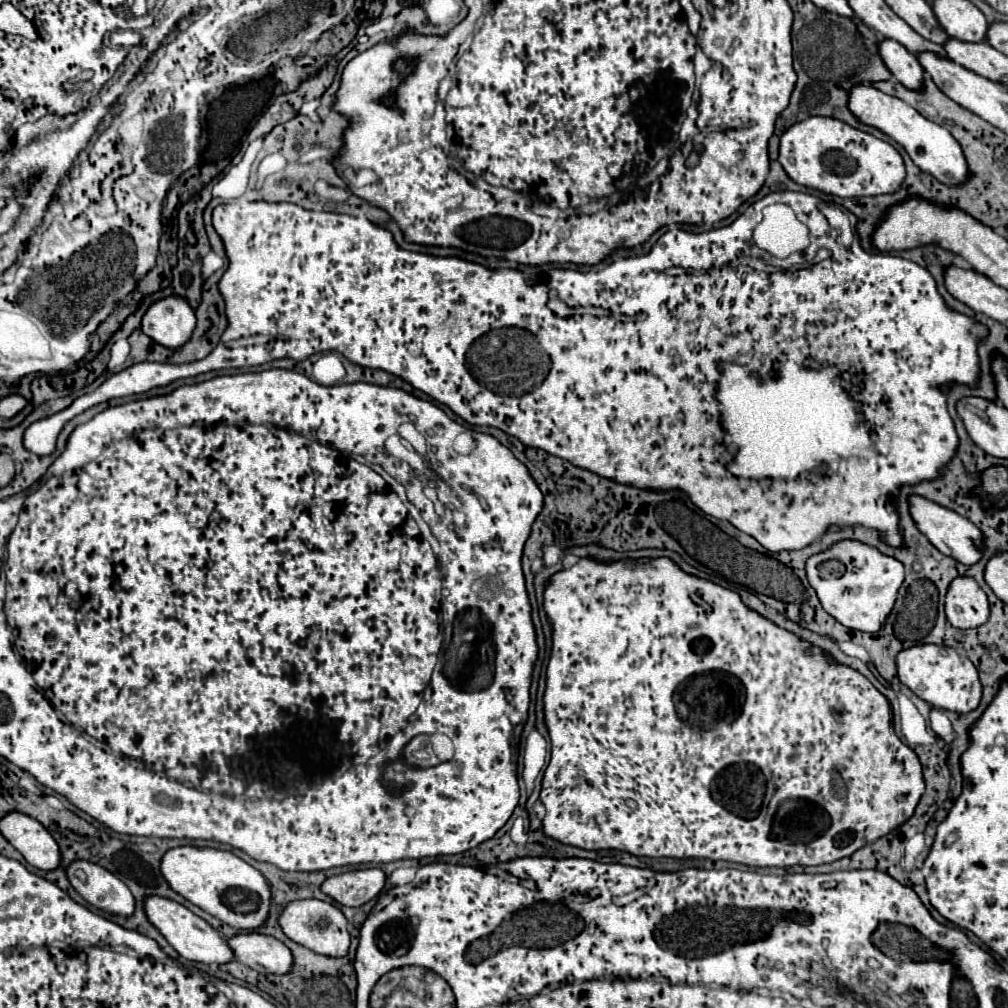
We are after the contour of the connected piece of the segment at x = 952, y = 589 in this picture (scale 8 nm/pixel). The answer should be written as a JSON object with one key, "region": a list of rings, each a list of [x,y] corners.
{"region":[[[959,577],[949,585],[945,599],[947,621],[957,629],[973,629],[989,619],[989,601],[971,577]]]}

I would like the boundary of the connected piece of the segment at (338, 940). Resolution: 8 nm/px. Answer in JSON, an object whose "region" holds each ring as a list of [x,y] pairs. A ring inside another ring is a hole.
{"region":[[[319,899],[291,901],[285,907],[283,915],[279,917],[279,925],[281,925],[283,933],[291,941],[295,941],[295,943],[299,943],[299,945],[319,953],[319,955],[325,955],[325,957],[345,957],[349,953],[351,935],[347,931],[347,919],[341,913],[341,909],[331,905],[331,903],[325,903],[325,901],[319,901]]]}

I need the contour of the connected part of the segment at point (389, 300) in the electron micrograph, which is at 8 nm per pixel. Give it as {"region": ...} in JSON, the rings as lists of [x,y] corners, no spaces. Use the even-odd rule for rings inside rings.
{"region":[[[781,191],[781,193],[769,193],[769,195],[765,195],[763,199],[755,201],[753,205],[749,205],[749,207],[747,207],[747,211],[745,211],[741,217],[737,217],[737,219],[735,219],[731,225],[721,227],[721,229],[713,229],[713,231],[707,231],[707,233],[687,233],[687,231],[683,231],[683,229],[679,229],[679,227],[673,227],[673,229],[669,229],[667,233],[663,233],[663,235],[657,239],[657,243],[651,247],[651,251],[649,251],[647,255],[641,255],[641,257],[629,257],[629,259],[619,259],[619,261],[613,261],[611,265],[607,265],[607,267],[603,267],[603,269],[599,269],[599,271],[553,269],[553,271],[551,271],[549,275],[545,275],[545,277],[539,277],[539,275],[533,275],[533,273],[523,273],[523,271],[519,271],[519,269],[491,269],[491,267],[483,267],[483,265],[479,265],[479,263],[465,261],[465,259],[459,259],[459,257],[435,257],[435,255],[427,255],[427,253],[407,251],[407,249],[401,249],[401,247],[395,243],[393,233],[391,233],[389,229],[385,229],[385,227],[381,227],[381,225],[375,225],[375,223],[367,221],[365,217],[351,217],[351,215],[339,215],[339,213],[313,213],[313,211],[301,209],[299,205],[293,205],[293,203],[265,203],[265,201],[259,201],[259,203],[249,203],[249,201],[241,201],[241,203],[227,203],[227,205],[219,205],[219,207],[215,207],[215,211],[213,211],[213,227],[215,227],[215,231],[221,235],[221,239],[223,239],[223,243],[225,243],[227,257],[229,257],[229,267],[227,267],[227,271],[223,273],[223,276],[218,283],[219,291],[222,296],[225,297],[225,313],[227,313],[227,317],[229,317],[229,329],[227,329],[227,331],[221,335],[221,341],[219,341],[217,349],[213,349],[213,353],[209,353],[209,357],[205,357],[205,359],[201,359],[201,361],[193,361],[193,363],[189,363],[189,365],[169,365],[169,363],[149,363],[149,361],[143,361],[143,363],[137,363],[137,365],[131,365],[131,367],[123,369],[121,373],[117,373],[117,375],[109,377],[109,379],[107,379],[107,381],[105,381],[101,387],[97,387],[93,393],[81,395],[79,399],[75,399],[75,401],[73,401],[73,403],[71,403],[67,409],[63,409],[63,411],[55,413],[53,417],[47,417],[47,419],[35,421],[35,423],[33,423],[33,425],[31,425],[31,427],[25,431],[25,447],[27,447],[31,453],[35,453],[35,455],[51,455],[51,453],[55,451],[57,437],[59,437],[61,429],[65,427],[65,423],[67,423],[69,419],[73,419],[75,415],[79,415],[79,413],[87,411],[89,407],[99,405],[99,403],[103,403],[103,401],[117,399],[117,397],[129,397],[129,395],[143,395],[143,393],[151,391],[151,389],[157,389],[157,387],[167,387],[169,383],[173,383],[173,381],[177,381],[177,379],[195,377],[195,375],[201,375],[201,373],[207,373],[207,371],[215,371],[215,369],[239,369],[239,367],[255,367],[255,365],[267,363],[267,361],[271,361],[271,359],[283,359],[283,357],[291,357],[291,359],[295,359],[295,361],[303,361],[303,359],[307,359],[307,357],[311,357],[311,355],[315,355],[315,353],[323,353],[323,351],[337,351],[337,353],[341,353],[343,357],[347,357],[347,359],[349,359],[351,363],[355,363],[355,365],[361,365],[361,367],[371,367],[371,369],[383,369],[383,371],[389,371],[389,373],[393,373],[393,375],[397,375],[397,377],[405,379],[407,383],[411,383],[415,389],[419,389],[419,391],[427,393],[427,395],[429,395],[431,399],[435,399],[437,403],[447,405],[447,407],[449,407],[453,413],[457,413],[461,419],[465,419],[465,421],[467,421],[467,423],[471,423],[471,425],[489,425],[489,427],[497,427],[497,429],[505,431],[507,435],[517,437],[517,439],[519,439],[523,445],[527,445],[527,447],[533,447],[533,449],[543,449],[543,451],[547,451],[547,453],[551,453],[551,455],[555,455],[555,457],[561,457],[561,459],[565,459],[565,461],[573,463],[575,467],[587,469],[587,471],[591,471],[591,473],[595,473],[595,475],[599,475],[599,477],[605,477],[605,479],[611,479],[611,481],[615,481],[615,483],[623,483],[623,485],[633,485],[633,487],[639,487],[639,489],[645,489],[645,491],[673,491],[673,489],[681,489],[683,493],[687,493],[687,497],[693,501],[693,505],[695,505],[695,507],[699,507],[703,513],[707,513],[707,515],[715,517],[715,519],[729,521],[729,523],[731,523],[733,527],[737,527],[739,531],[743,531],[743,533],[747,533],[747,535],[755,537],[755,539],[757,539],[757,541],[759,541],[759,543],[761,543],[761,545],[763,545],[767,551],[771,551],[771,553],[779,553],[779,551],[797,551],[797,549],[803,549],[803,547],[807,547],[807,545],[815,543],[817,539],[821,539],[821,537],[827,533],[827,529],[829,529],[831,525],[837,525],[839,529],[847,529],[847,527],[855,527],[855,525],[863,525],[863,527],[869,527],[869,529],[877,529],[877,531],[879,531],[879,535],[881,535],[881,541],[883,541],[885,545],[889,545],[889,547],[903,547],[903,531],[901,531],[901,527],[899,527],[899,513],[897,513],[897,505],[895,505],[895,501],[893,501],[893,493],[899,493],[899,491],[901,491],[901,487],[905,487],[905,485],[917,485],[917,483],[921,483],[921,481],[935,481],[935,479],[939,479],[939,477],[941,477],[941,469],[943,469],[945,465],[949,465],[949,463],[951,463],[951,459],[957,455],[957,447],[959,447],[959,435],[957,435],[955,425],[953,425],[953,419],[951,419],[951,415],[949,415],[949,411],[947,411],[947,393],[945,393],[945,385],[953,383],[953,385],[977,387],[977,381],[979,381],[979,377],[981,377],[981,367],[979,367],[979,365],[981,365],[981,359],[979,359],[979,355],[977,355],[977,347],[979,347],[979,343],[981,343],[981,341],[983,341],[983,339],[989,335],[989,329],[987,329],[985,325],[981,325],[981,323],[979,323],[979,321],[975,321],[973,317],[967,317],[967,315],[957,313],[957,311],[953,311],[953,309],[949,309],[949,311],[947,311],[947,315],[945,315],[943,319],[923,319],[923,307],[913,307],[913,305],[925,305],[925,301],[943,301],[943,297],[941,297],[941,295],[939,295],[939,291],[937,291],[937,283],[935,283],[933,275],[931,275],[931,273],[929,273],[925,267],[921,267],[921,265],[917,265],[917,263],[913,263],[913,261],[907,261],[907,259],[903,259],[903,257],[895,257],[895,255],[887,255],[887,253],[867,253],[867,251],[865,251],[865,249],[859,245],[859,239],[855,239],[855,241],[853,241],[853,245],[851,245],[849,249],[847,249],[847,247],[843,247],[843,245],[839,245],[839,243],[837,243],[837,235],[839,235],[839,233],[837,233],[837,229],[831,229],[831,227],[829,227],[827,217],[825,217],[825,215],[819,211],[819,207],[817,207],[817,197],[815,197],[815,195],[809,195],[809,193],[795,193],[795,191]],[[771,203],[785,203],[785,205],[789,205],[789,207],[791,207],[791,209],[797,213],[797,217],[801,217],[801,221],[805,221],[805,225],[807,225],[807,229],[809,229],[809,239],[811,239],[811,245],[809,245],[809,249],[805,249],[805,253],[795,253],[793,257],[787,257],[785,261],[777,261],[777,257],[769,257],[767,253],[761,253],[761,249],[753,249],[753,239],[751,239],[751,235],[753,235],[753,225],[757,225],[757,221],[761,221],[761,209],[763,209],[765,205],[771,205]],[[551,291],[557,291],[557,295],[571,295],[571,309],[573,309],[573,313],[571,313],[571,315],[567,315],[567,317],[559,317],[555,311],[551,311],[551,309],[549,309],[549,293],[551,293]],[[743,365],[745,365],[745,367],[749,367],[749,369],[757,369],[757,367],[759,367],[759,369],[767,369],[767,367],[771,367],[771,365],[773,365],[773,371],[771,371],[771,373],[757,373],[757,371],[749,371],[749,369],[745,369]],[[805,365],[823,367],[823,369],[811,369],[811,367],[805,367]],[[825,365],[837,365],[837,367],[843,371],[843,377],[845,377],[845,387],[849,387],[849,389],[853,389],[853,387],[851,387],[851,383],[855,385],[855,381],[857,381],[855,373],[865,373],[865,383],[861,385],[861,393],[857,393],[857,397],[861,397],[861,401],[869,401],[869,409],[865,409],[865,413],[869,413],[869,421],[873,421],[873,425],[877,425],[877,447],[875,447],[875,441],[873,441],[875,429],[871,429],[871,427],[867,425],[867,419],[865,419],[865,415],[863,415],[863,403],[861,403],[861,401],[857,401],[857,399],[853,399],[853,397],[849,395],[849,391],[847,391],[847,389],[841,385],[841,371],[839,371],[837,367],[825,367]],[[713,395],[715,395],[715,397],[717,397],[717,401],[721,403],[721,421],[723,421],[723,425],[721,425],[721,421],[719,421],[719,405],[717,405],[717,401],[713,401]],[[885,397],[889,397],[889,399],[891,399],[891,401],[889,401],[889,405],[885,405]],[[877,449],[881,451],[881,457],[867,457],[865,461],[845,461],[845,463],[841,463],[843,459],[859,459],[859,457],[865,457],[867,453],[875,453],[875,455],[877,455]],[[799,473],[811,473],[811,475],[831,475],[831,473],[833,473],[833,477],[799,477]]]}

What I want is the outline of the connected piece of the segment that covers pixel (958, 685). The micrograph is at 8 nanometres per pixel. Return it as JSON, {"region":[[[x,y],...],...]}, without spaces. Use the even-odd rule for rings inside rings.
{"region":[[[915,645],[897,655],[899,679],[917,697],[927,701],[937,709],[947,709],[953,713],[969,713],[977,709],[981,701],[981,681],[975,665],[969,657],[959,655],[955,649],[939,645]]]}

